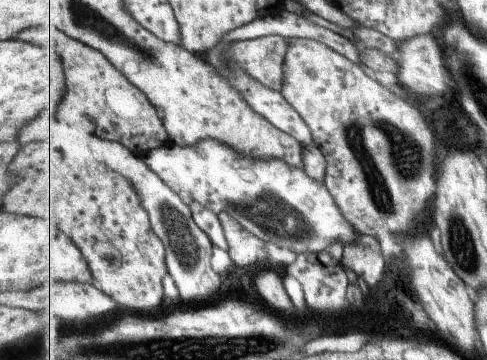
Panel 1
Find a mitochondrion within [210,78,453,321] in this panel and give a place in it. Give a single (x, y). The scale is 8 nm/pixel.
(407, 159)

